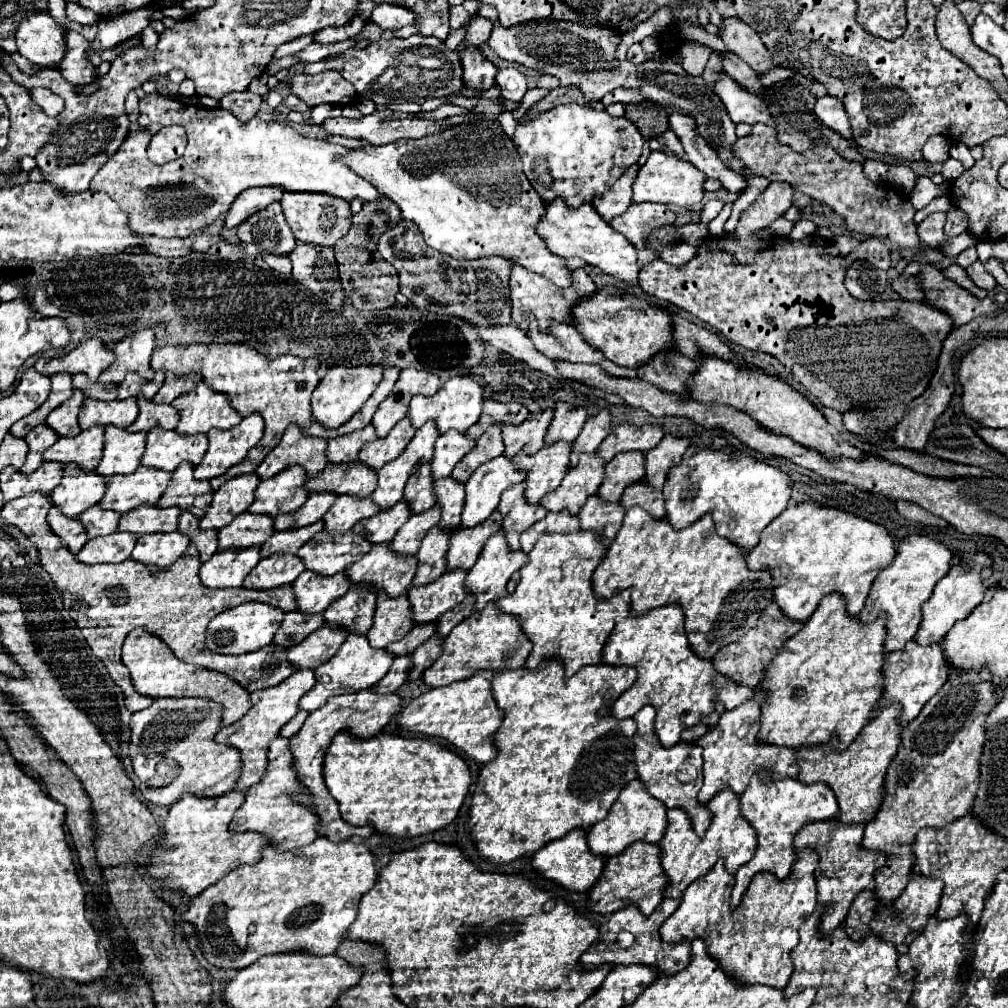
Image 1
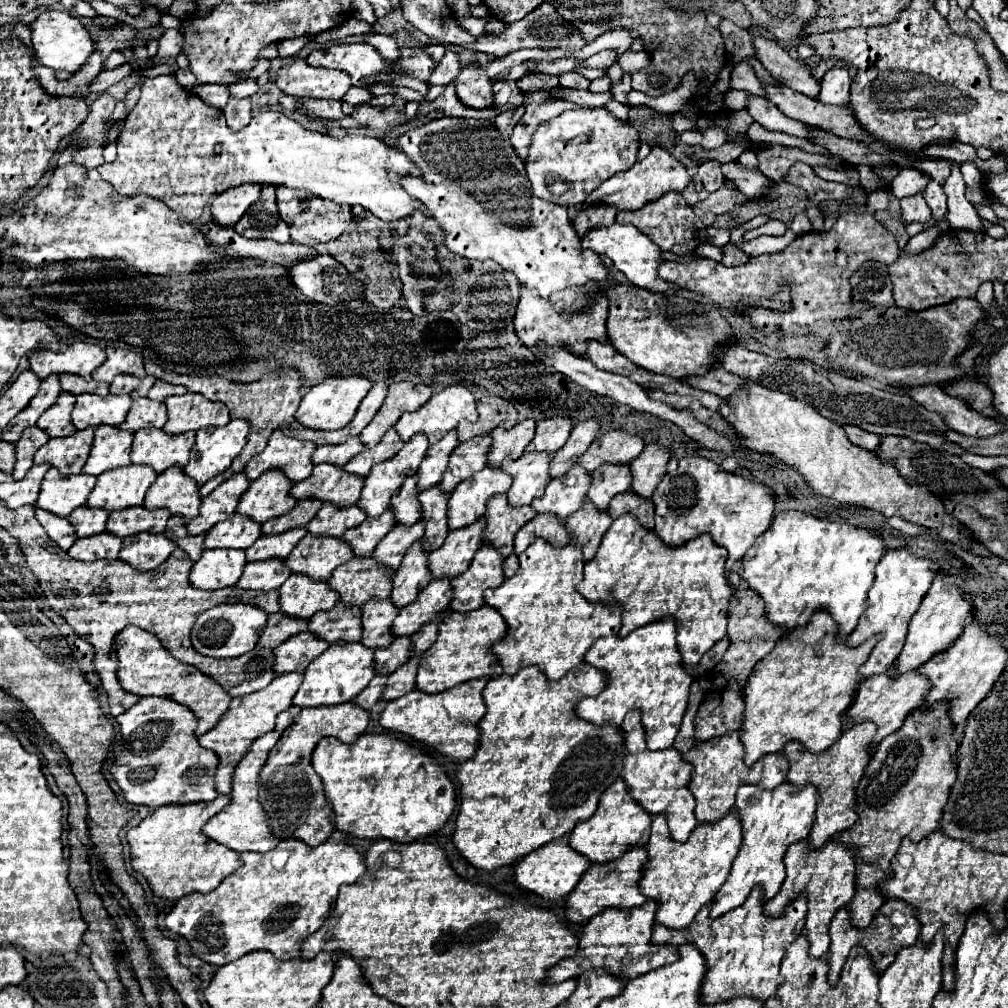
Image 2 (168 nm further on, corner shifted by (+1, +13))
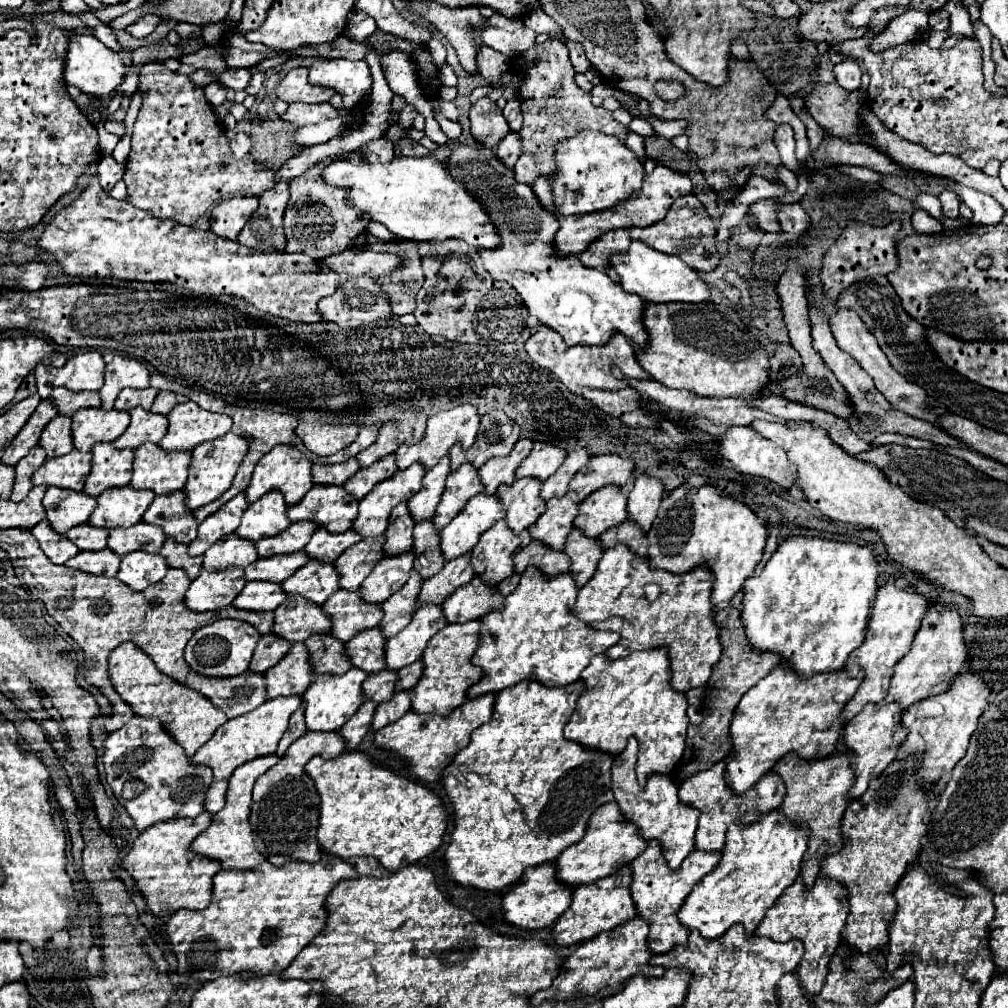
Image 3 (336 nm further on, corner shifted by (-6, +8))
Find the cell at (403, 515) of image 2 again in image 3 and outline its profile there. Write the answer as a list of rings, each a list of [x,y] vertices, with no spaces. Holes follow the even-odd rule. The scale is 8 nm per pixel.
[[[406,501],[402,505],[396,505],[396,509],[390,515],[390,525],[388,531],[384,533],[386,543],[384,543],[384,553],[386,555],[398,555],[404,551],[410,551],[414,545],[414,517],[410,517]]]

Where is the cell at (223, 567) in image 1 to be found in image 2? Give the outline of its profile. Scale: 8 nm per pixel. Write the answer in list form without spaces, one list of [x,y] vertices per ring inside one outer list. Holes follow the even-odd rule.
[[[205,550],[199,562],[193,564],[189,582],[199,590],[219,590],[235,586],[245,564],[245,550]]]

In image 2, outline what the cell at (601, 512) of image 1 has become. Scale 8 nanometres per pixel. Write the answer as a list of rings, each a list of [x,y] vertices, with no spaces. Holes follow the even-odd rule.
[[[585,500],[583,508],[573,512],[565,520],[567,532],[571,534],[571,542],[581,546],[585,562],[589,562],[595,556],[595,552],[601,544],[601,538],[607,532],[607,528],[611,526],[611,522],[613,520],[609,518],[609,514],[607,512],[595,512],[595,506],[589,500]]]

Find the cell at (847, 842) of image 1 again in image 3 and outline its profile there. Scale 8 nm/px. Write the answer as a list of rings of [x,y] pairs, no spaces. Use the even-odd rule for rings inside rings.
[[[798,875],[794,885],[790,885],[786,889],[786,893],[776,903],[776,907],[766,913],[764,921],[756,929],[756,935],[770,937],[774,941],[790,941],[794,937],[802,939],[804,957],[798,965],[798,977],[800,977],[800,983],[810,997],[820,993],[820,989],[824,985],[830,959],[842,941],[844,923],[846,923],[846,917],[850,911],[848,905],[850,905],[848,903],[848,891],[842,883],[838,883],[834,879],[826,879],[824,875],[820,875],[816,879],[816,885],[806,887],[802,877]]]

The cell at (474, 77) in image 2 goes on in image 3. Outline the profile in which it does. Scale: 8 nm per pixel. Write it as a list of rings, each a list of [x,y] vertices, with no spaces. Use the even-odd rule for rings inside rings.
[[[482,97],[470,107],[470,131],[476,141],[482,141],[486,147],[494,149],[510,127],[502,115],[502,109],[488,97]]]

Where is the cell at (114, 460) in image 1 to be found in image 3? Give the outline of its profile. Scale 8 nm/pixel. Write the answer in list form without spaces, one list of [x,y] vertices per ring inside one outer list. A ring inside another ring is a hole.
[[[98,443],[92,449],[92,471],[86,479],[84,493],[98,497],[110,487],[124,487],[130,483],[130,465],[134,461],[132,449],[118,449],[112,443]]]

